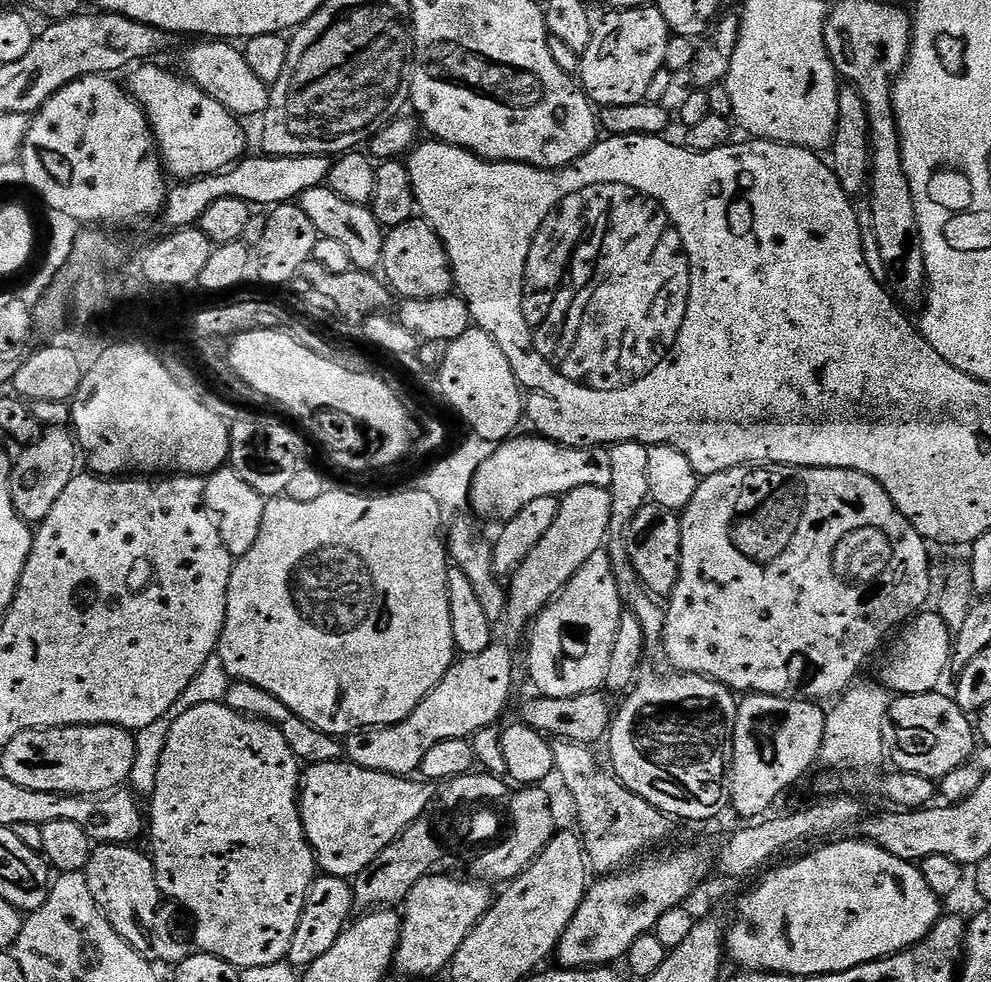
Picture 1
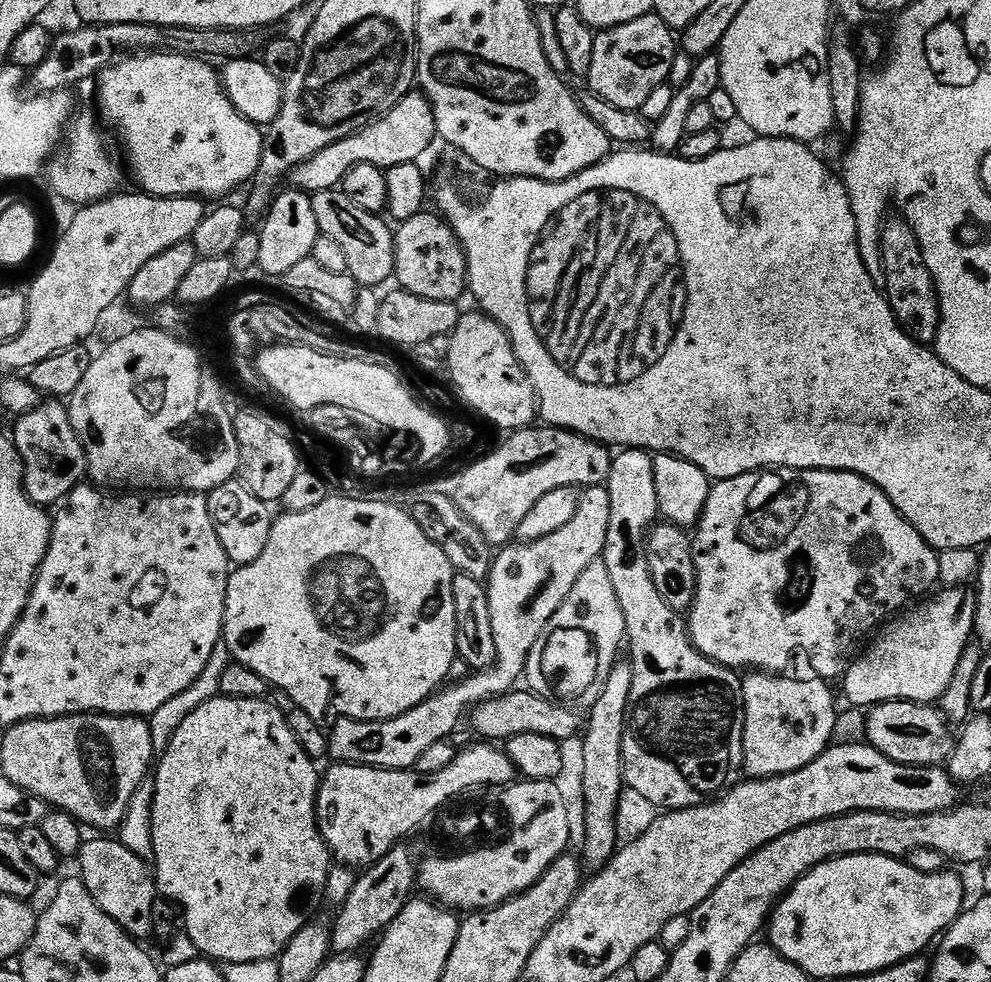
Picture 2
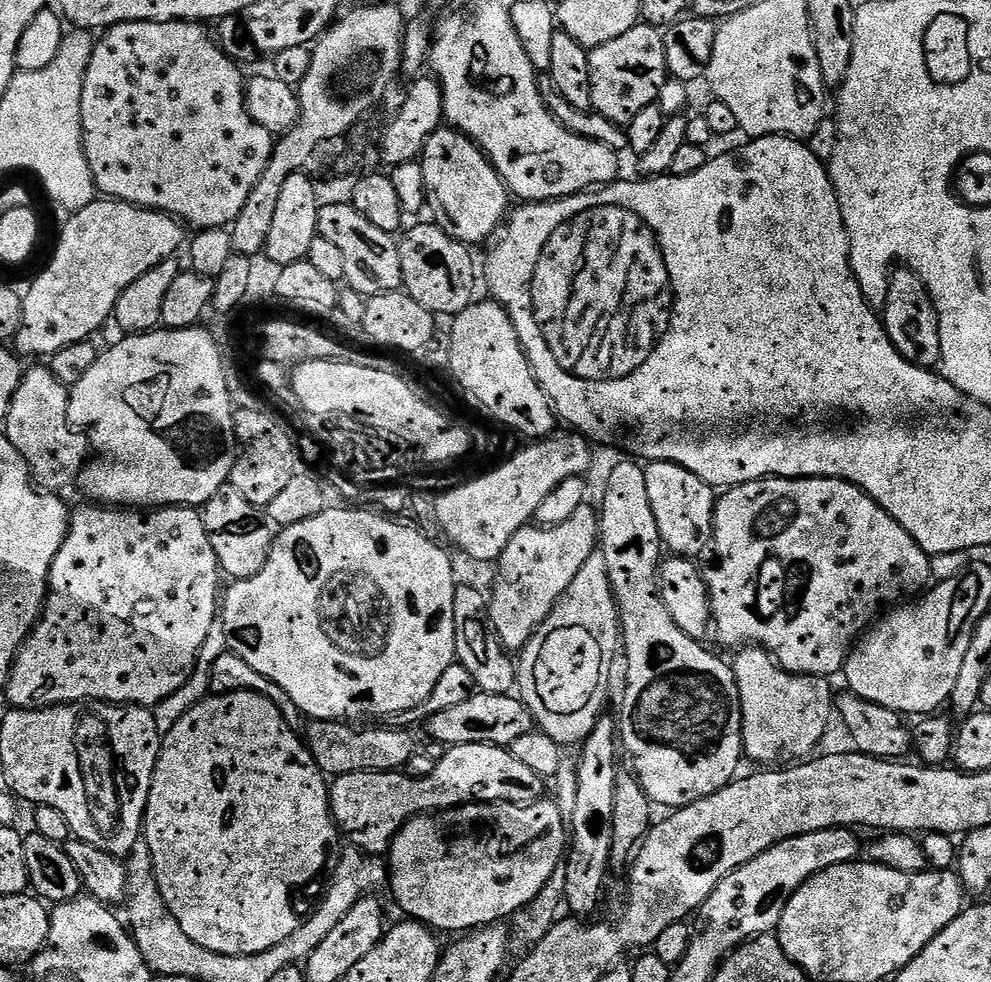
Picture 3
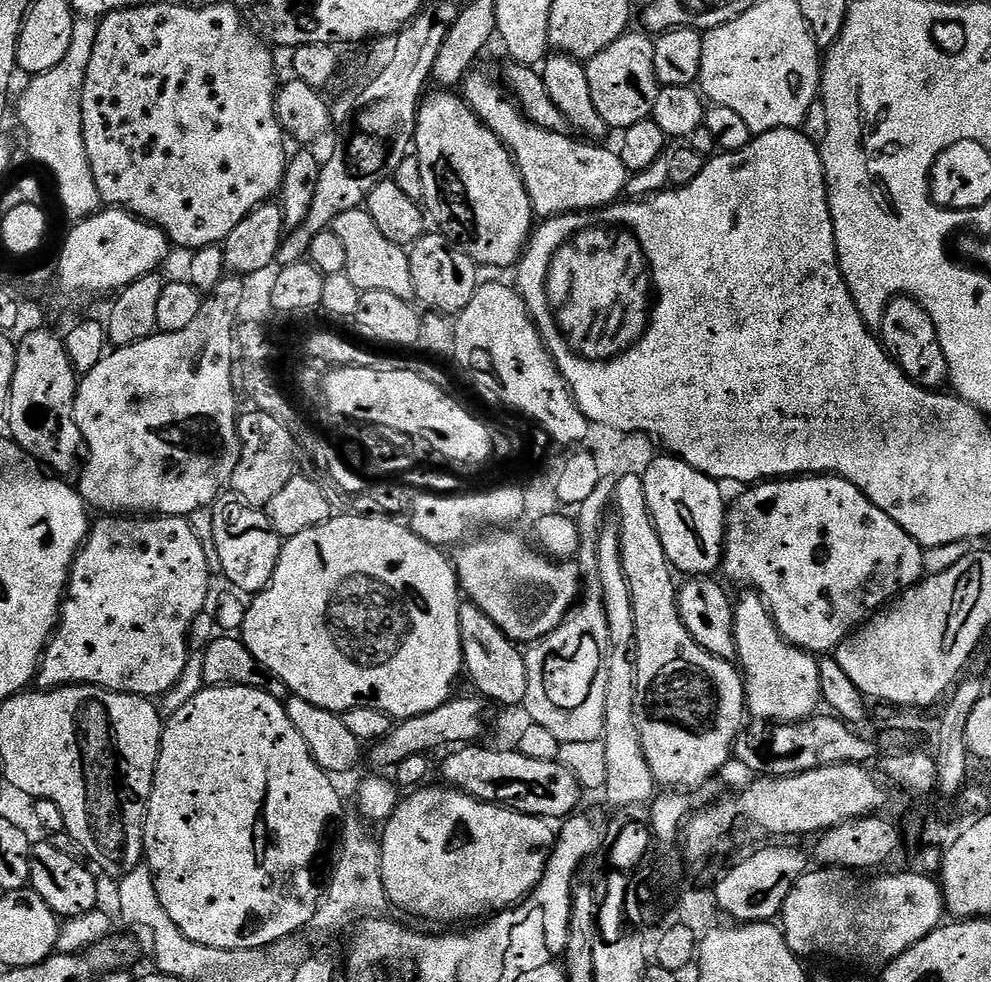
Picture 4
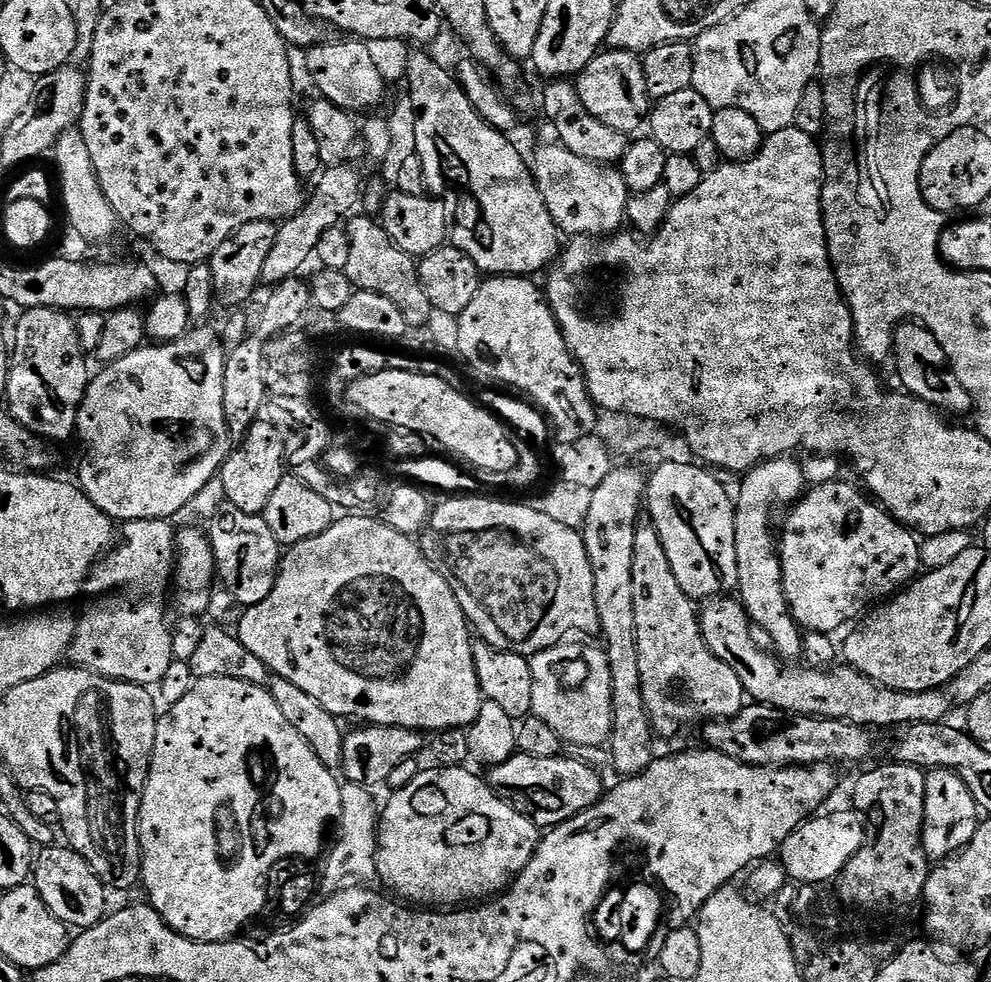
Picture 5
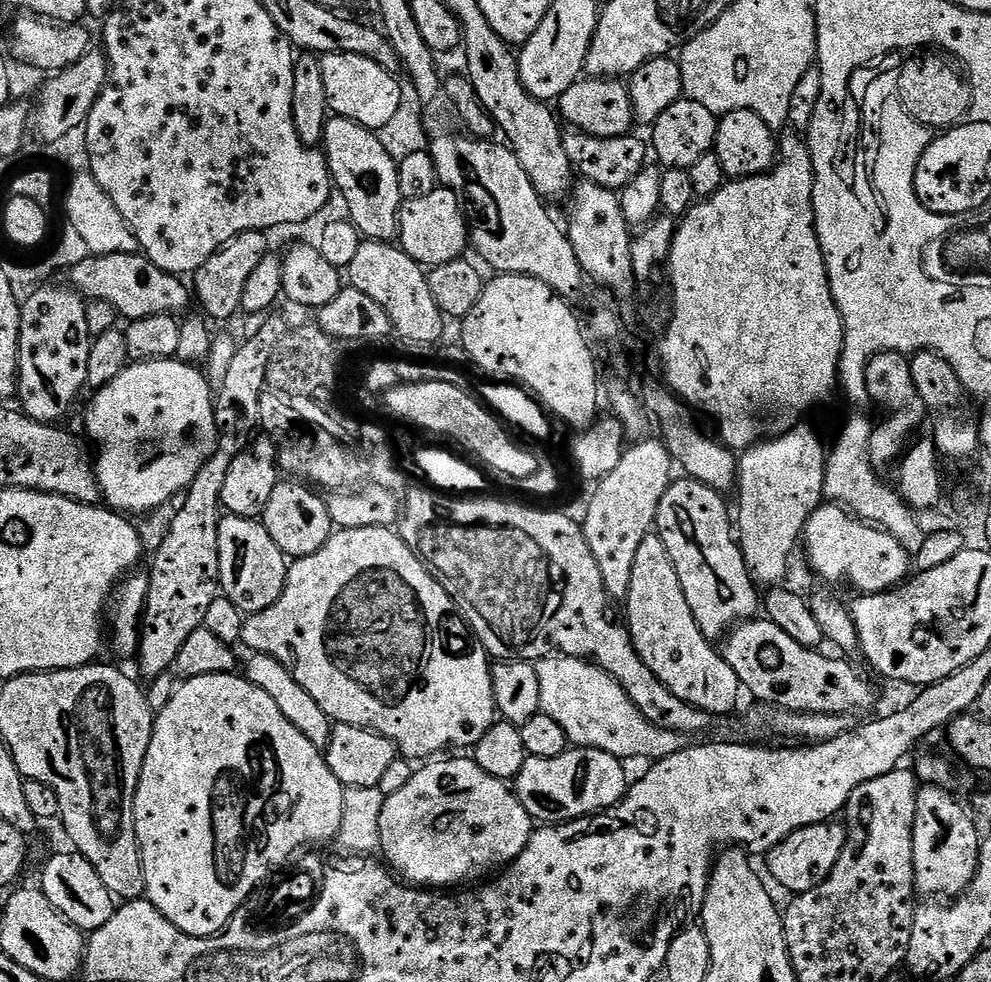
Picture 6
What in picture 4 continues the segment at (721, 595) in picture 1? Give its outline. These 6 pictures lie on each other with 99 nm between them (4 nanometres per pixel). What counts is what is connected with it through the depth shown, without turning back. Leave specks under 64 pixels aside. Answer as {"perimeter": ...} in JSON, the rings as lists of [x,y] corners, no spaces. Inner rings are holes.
{"perimeter":[[[805,474],[799,478],[777,478],[757,483],[741,492],[744,493],[733,504],[731,501],[726,512],[722,572],[725,572],[734,583],[741,584],[739,586],[741,589],[759,592],[768,606],[768,611],[776,619],[776,624],[780,627],[780,633],[783,634],[784,639],[798,648],[803,648],[805,652],[835,653],[836,647],[846,637],[851,636],[865,620],[895,600],[903,593],[904,589],[912,588],[920,583],[925,575],[923,566],[925,549],[921,548],[920,543],[914,538],[910,538],[910,534],[906,534],[906,530],[902,530],[902,526],[898,526],[898,522],[894,522],[894,518],[890,518],[890,514],[878,510],[878,506],[874,506],[874,502],[870,502],[870,498],[866,498],[866,494],[862,490],[858,490],[858,486],[854,486],[839,474]]]}

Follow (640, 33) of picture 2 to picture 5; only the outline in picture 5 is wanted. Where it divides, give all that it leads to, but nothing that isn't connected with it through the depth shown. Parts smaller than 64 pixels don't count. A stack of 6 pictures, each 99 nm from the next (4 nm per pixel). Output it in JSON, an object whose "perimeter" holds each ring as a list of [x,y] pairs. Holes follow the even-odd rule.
{"perimeter":[[[604,50],[595,56],[574,80],[580,107],[610,130],[636,134],[650,116],[650,97],[641,57],[635,52]]]}

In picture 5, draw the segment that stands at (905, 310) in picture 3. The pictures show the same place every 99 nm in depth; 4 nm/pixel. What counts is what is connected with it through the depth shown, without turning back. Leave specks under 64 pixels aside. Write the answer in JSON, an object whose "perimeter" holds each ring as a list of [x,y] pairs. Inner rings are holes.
{"perimeter":[[[905,322],[897,325],[892,342],[896,372],[900,375],[899,387],[903,391],[952,418],[960,418],[956,416],[964,416],[973,411],[971,394],[964,389],[962,382],[958,382],[958,374],[954,374],[946,358],[946,350],[938,346],[938,338],[934,338],[934,334],[930,334],[930,330],[926,330],[924,324]]]}

